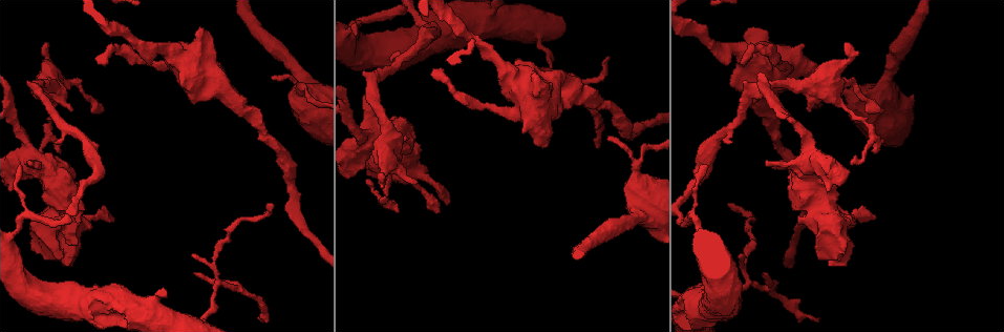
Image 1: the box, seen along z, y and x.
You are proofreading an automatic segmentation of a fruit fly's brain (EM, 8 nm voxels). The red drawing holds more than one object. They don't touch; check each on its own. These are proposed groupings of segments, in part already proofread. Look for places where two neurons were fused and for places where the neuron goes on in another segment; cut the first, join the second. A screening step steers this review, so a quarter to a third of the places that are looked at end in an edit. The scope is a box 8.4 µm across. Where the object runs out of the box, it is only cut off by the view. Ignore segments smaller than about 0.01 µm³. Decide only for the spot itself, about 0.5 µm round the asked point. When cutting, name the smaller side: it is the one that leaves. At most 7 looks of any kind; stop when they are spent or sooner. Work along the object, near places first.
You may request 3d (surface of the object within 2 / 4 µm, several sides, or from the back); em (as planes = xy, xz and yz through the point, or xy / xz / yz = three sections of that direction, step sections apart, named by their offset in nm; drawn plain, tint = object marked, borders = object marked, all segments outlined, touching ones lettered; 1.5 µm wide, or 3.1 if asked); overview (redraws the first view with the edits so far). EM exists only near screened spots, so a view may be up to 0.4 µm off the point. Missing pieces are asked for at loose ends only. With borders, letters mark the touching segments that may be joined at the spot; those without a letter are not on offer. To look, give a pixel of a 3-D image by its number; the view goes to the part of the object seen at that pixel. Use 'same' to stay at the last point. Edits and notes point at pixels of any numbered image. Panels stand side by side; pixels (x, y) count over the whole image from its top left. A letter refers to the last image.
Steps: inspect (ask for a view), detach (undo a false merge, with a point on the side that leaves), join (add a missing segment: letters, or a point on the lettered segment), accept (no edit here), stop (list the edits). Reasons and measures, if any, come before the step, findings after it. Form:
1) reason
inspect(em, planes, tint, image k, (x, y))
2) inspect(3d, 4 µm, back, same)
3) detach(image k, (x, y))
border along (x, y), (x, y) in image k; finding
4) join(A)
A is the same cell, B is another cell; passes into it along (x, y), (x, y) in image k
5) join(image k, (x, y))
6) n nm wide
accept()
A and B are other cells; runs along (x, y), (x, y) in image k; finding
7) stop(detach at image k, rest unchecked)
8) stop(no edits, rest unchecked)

inspect(em, yz, step 8, tint, image 1, (538, 45))

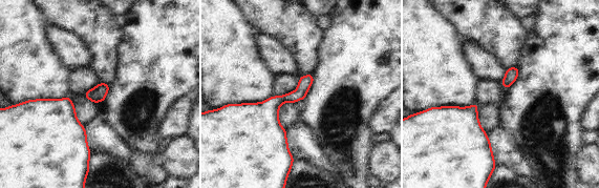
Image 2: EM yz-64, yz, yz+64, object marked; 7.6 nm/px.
cut it another way
inspect(em, planes, tint, same)

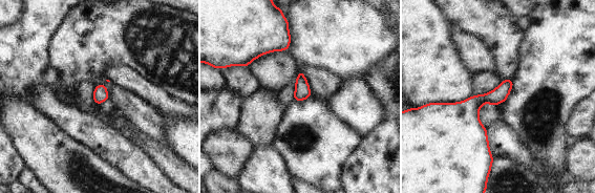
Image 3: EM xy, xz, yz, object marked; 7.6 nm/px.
inspect(em, planes, borders, same)

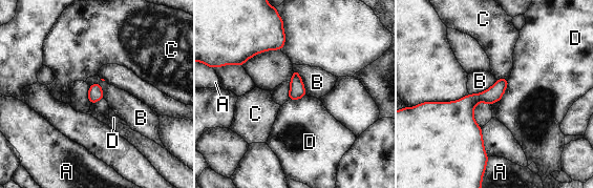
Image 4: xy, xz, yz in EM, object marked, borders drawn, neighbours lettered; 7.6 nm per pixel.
B touches over 220 nm
accept()
A, B, C and D are other cells; all the same neuron

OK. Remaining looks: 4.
an open end
inspect(em, planes, borders, image 1, (273, 77))

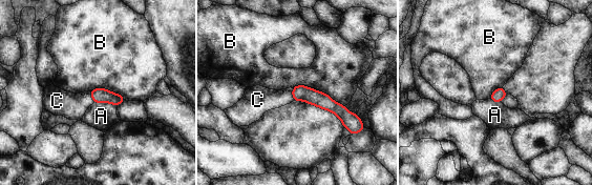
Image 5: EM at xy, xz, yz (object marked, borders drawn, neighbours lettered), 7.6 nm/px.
join(C)
C is the same cell, A and B are other cells; passes into it along (299, 93), (292, 95), (260, 99) in image 5; it goes on there

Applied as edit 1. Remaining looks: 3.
calibre changes
inspect(em, planes, plain, image 1, (96, 217))

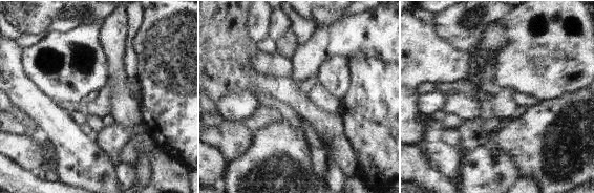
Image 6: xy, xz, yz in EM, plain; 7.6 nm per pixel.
see the neighbours
inspect(em, planes, borders, same)

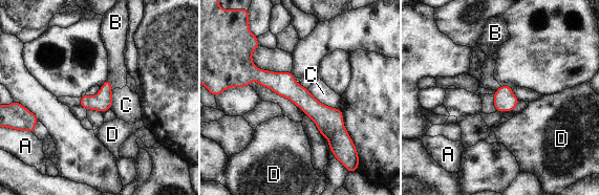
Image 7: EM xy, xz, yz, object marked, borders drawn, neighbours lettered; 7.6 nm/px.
accept()
A, B, C and D are other cells; one neuron here

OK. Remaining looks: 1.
stop(join at image 5, rest unchecked)

